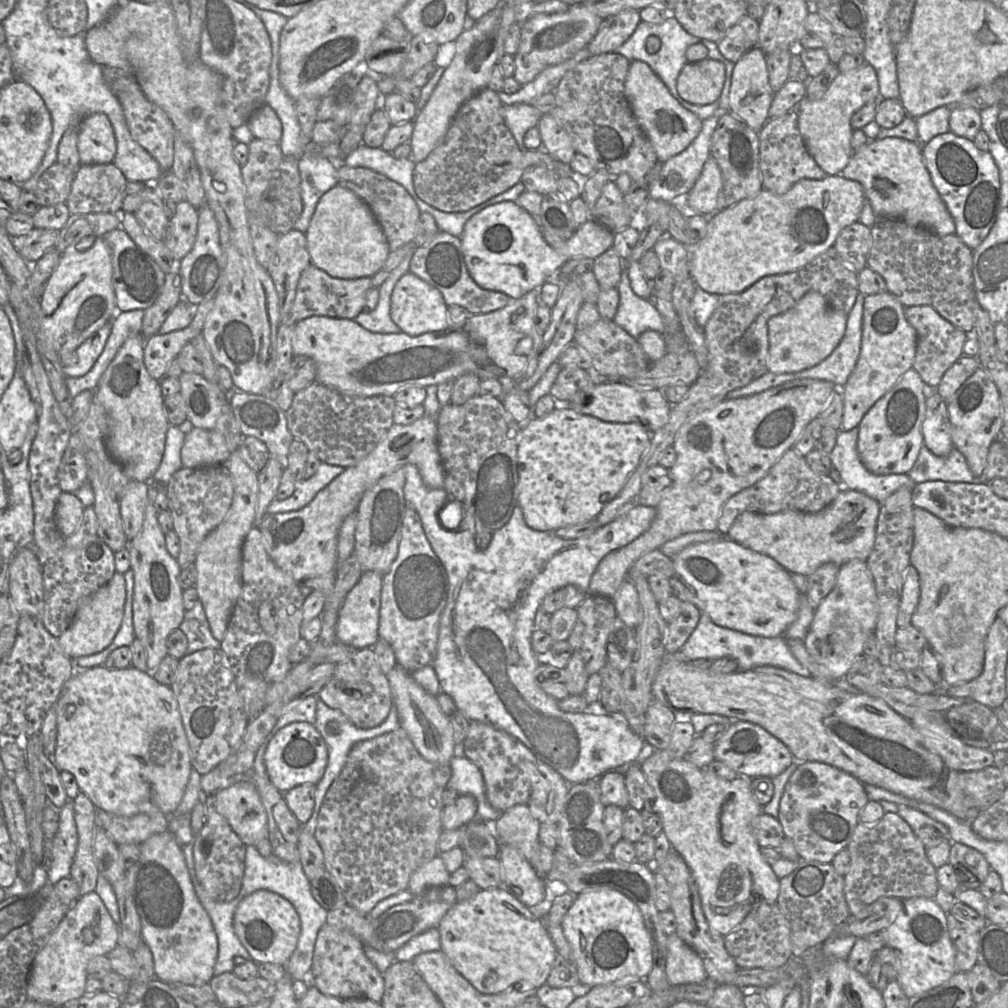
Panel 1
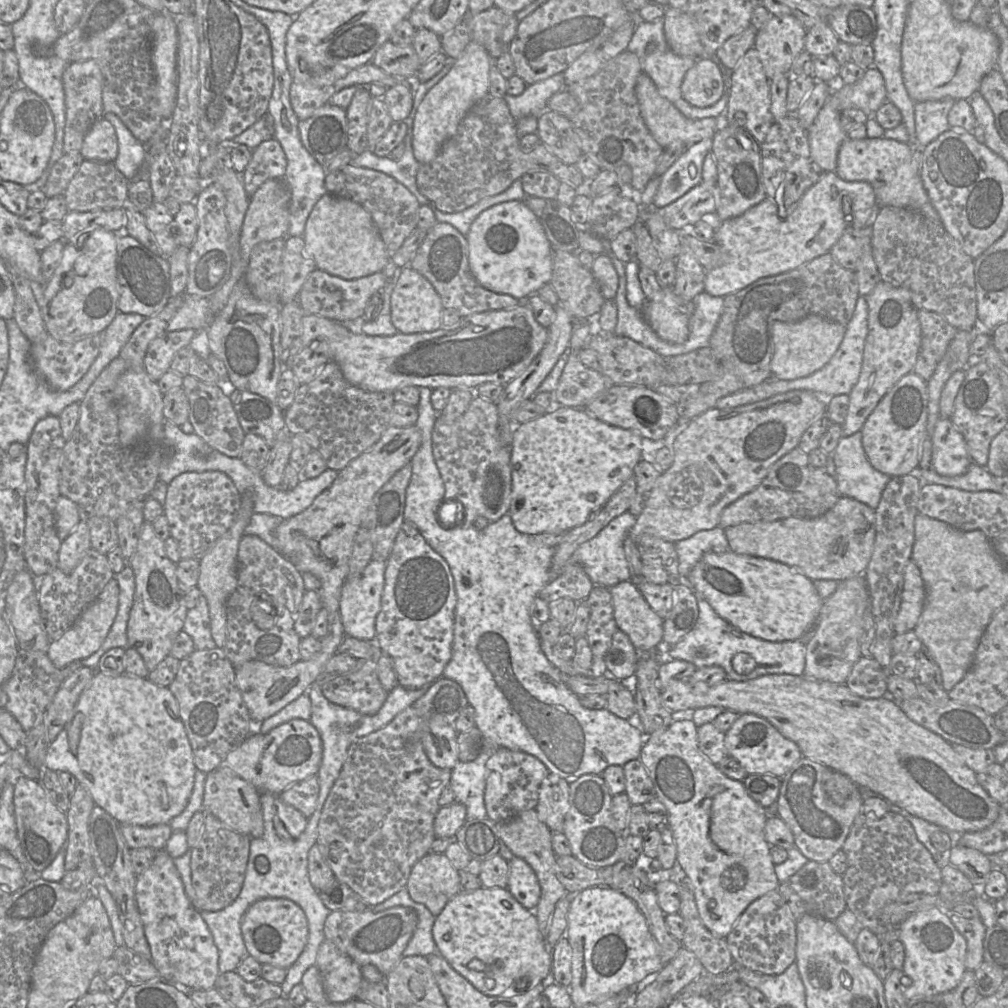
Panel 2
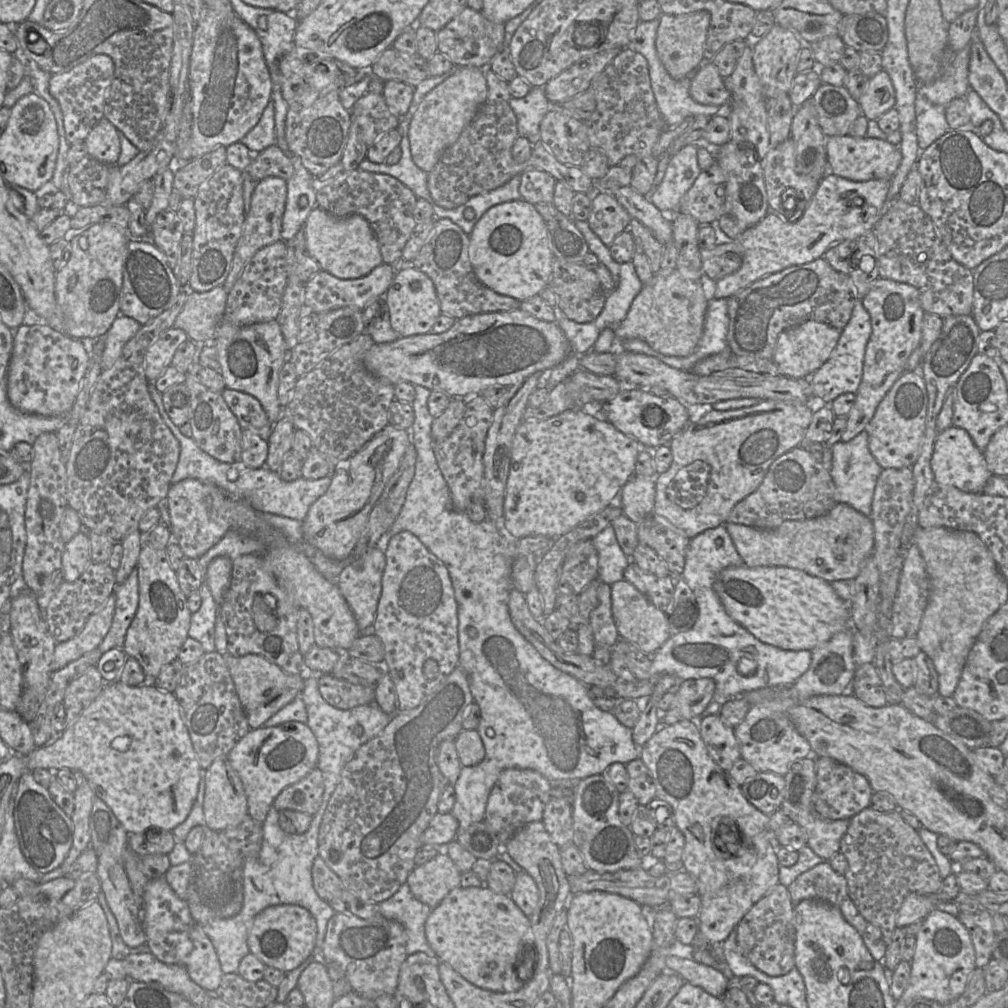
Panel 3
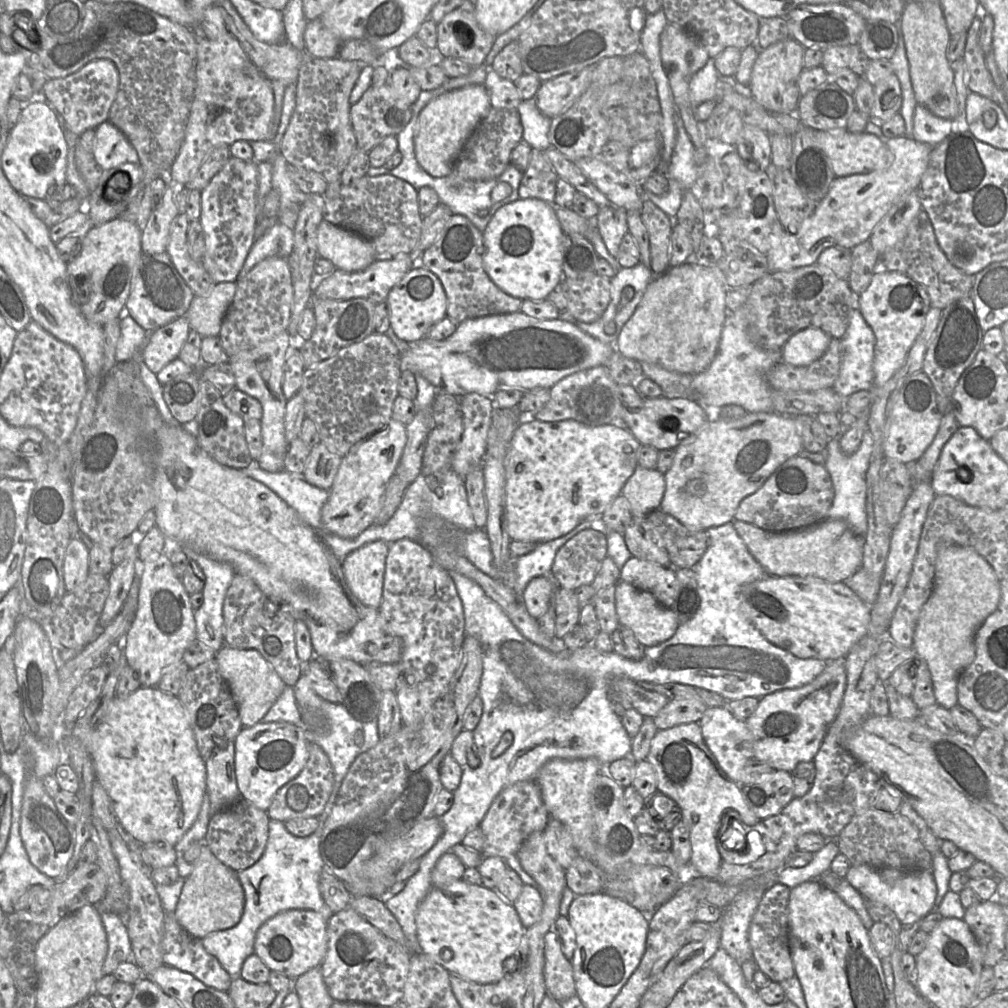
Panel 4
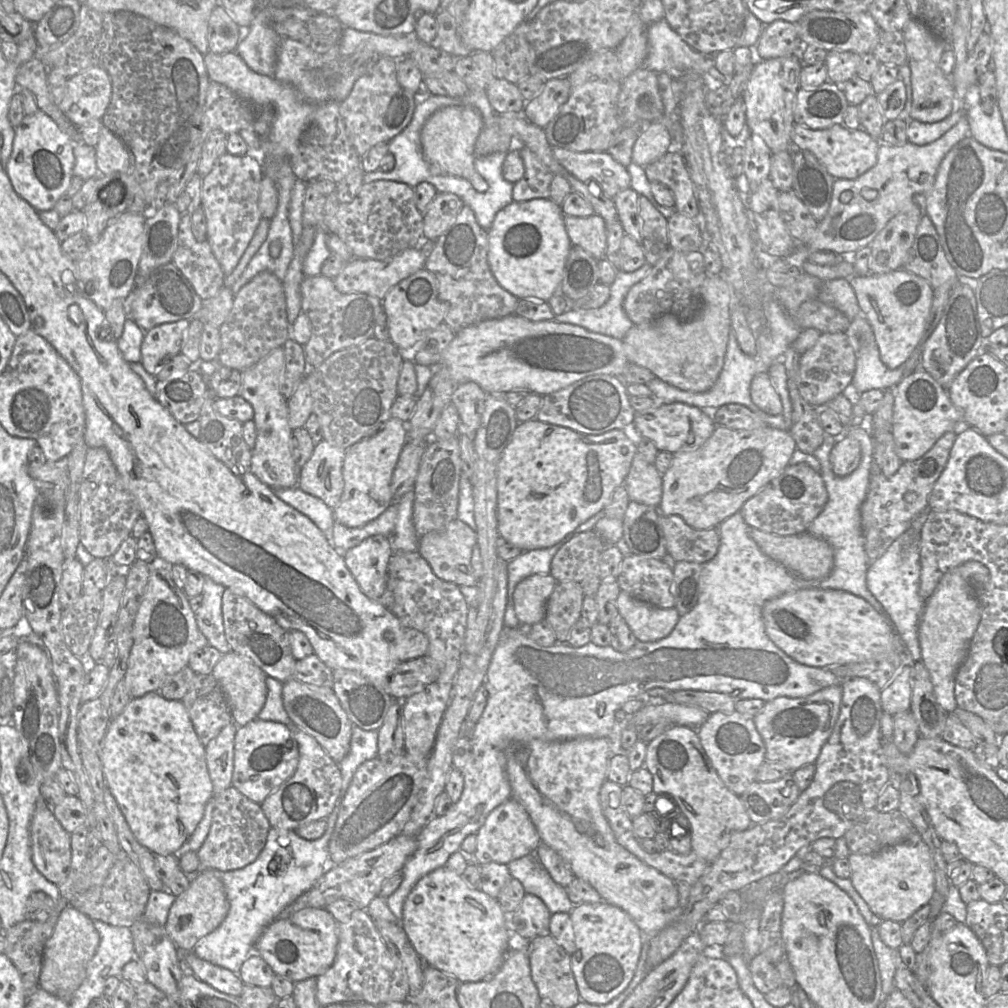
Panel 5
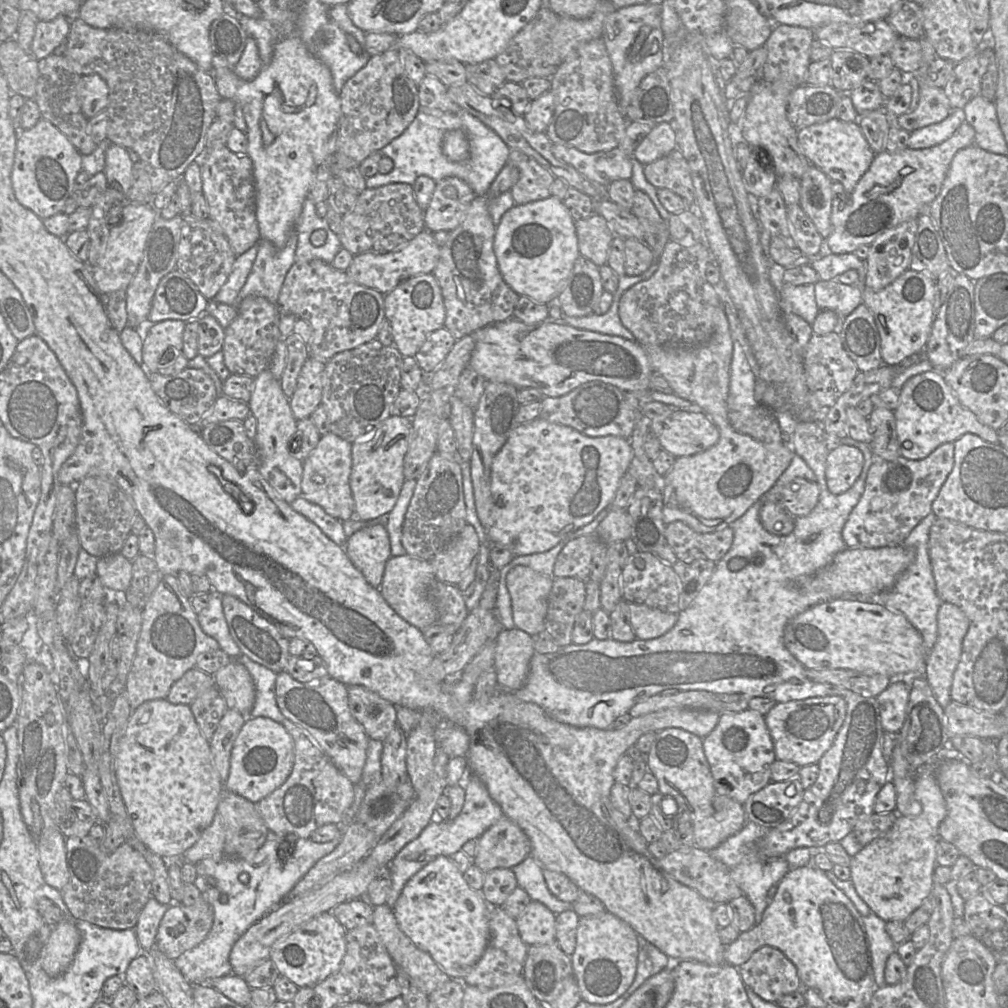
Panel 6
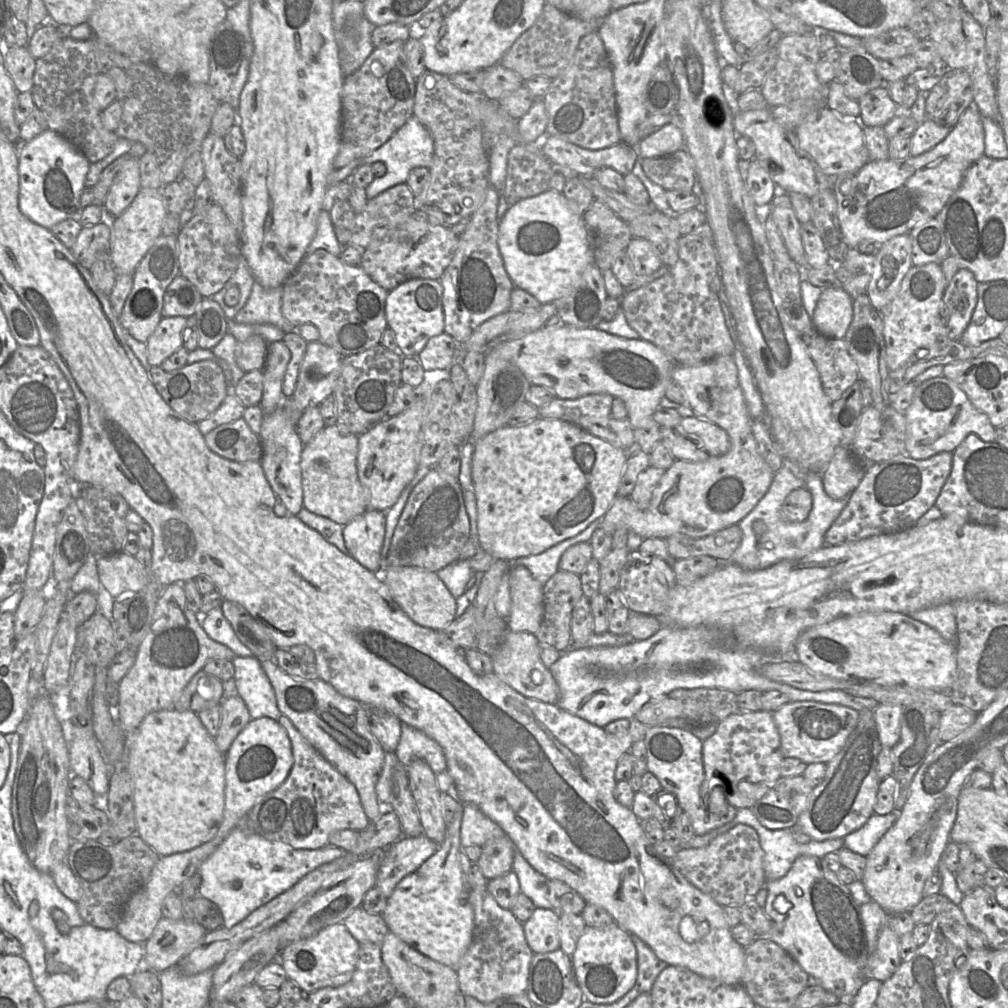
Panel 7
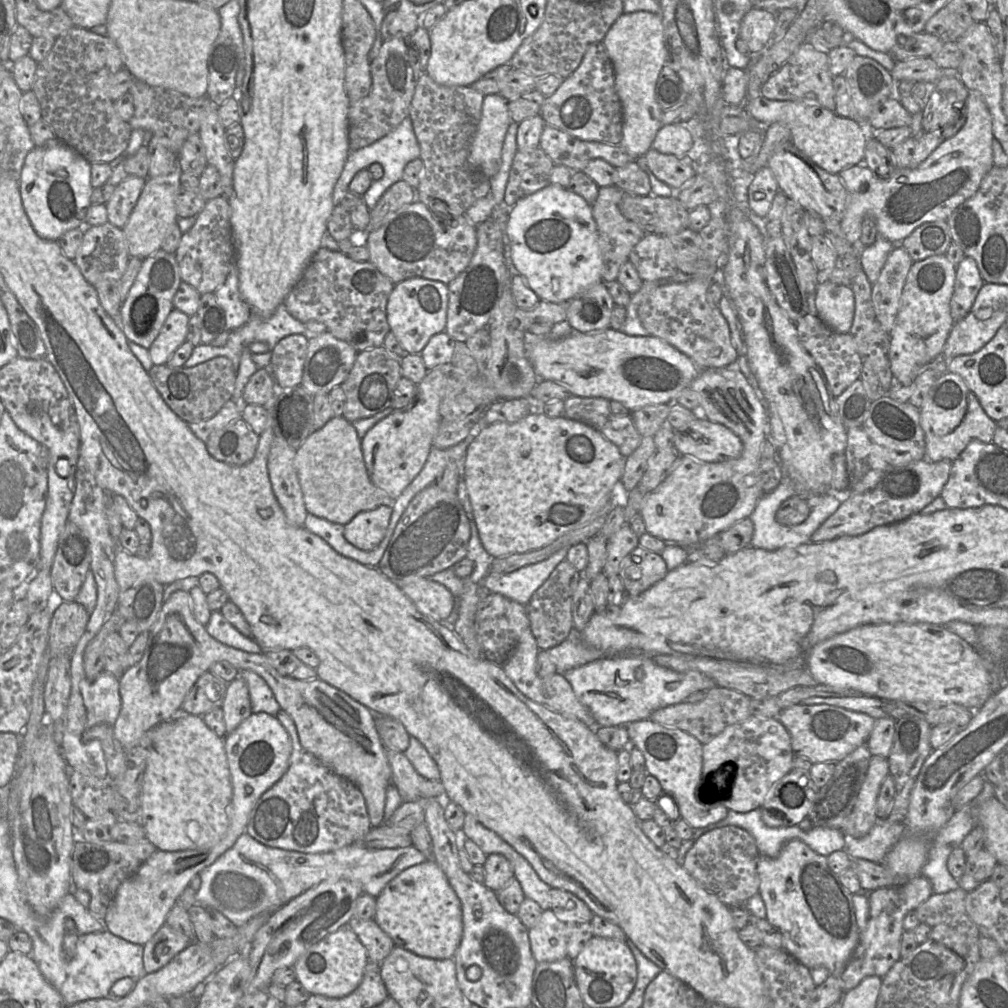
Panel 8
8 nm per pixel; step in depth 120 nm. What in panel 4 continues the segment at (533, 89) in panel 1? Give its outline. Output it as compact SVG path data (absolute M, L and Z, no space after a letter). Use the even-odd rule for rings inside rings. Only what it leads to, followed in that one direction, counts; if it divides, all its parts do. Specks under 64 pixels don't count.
M535 97L521 101L516 110L523 126L522 140L528 143L532 149L545 152L551 147L549 142L551 119L539 111Z

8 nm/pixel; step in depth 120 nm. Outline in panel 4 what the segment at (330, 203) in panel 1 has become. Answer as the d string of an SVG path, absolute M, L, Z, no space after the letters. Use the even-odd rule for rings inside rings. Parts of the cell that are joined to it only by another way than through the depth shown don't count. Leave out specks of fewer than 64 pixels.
M326 220L317 229L317 252L346 272L363 271L376 261L374 248L367 240Z

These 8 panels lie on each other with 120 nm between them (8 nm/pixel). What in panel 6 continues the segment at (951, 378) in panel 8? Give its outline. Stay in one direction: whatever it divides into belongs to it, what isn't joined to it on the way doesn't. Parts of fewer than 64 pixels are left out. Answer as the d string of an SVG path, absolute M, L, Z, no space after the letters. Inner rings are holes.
M935 370L908 379L900 389L899 405L893 412L900 455L908 460L924 459L940 445L954 443L966 433L975 434L993 444L999 443L997 432L982 424L970 410L963 407L945 382L943 374Z

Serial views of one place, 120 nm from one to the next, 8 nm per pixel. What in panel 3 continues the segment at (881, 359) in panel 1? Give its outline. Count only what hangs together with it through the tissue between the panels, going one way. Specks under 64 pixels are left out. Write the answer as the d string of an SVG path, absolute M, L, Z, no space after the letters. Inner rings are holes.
M878 278L861 301L870 315L872 333L866 346L862 380L856 392L854 406L847 415L842 442L851 441L867 429L880 402L906 371L906 363L913 351L920 346L922 338L925 311L921 305L920 292L914 286Z

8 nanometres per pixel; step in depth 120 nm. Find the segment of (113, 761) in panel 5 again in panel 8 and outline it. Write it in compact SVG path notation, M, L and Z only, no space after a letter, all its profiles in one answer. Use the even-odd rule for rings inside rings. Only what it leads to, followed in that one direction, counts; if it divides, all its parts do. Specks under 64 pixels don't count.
M181 709L171 719L161 722L153 729L154 740L146 764L141 795L140 823L146 838L162 851L184 851L215 845L227 832L232 798L231 773L224 738L216 735L205 724L202 716Z

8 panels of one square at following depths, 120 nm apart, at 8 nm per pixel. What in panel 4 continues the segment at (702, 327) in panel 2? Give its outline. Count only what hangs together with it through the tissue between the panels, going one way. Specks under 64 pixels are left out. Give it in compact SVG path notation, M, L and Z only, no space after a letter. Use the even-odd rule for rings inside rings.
M746 305L728 312L715 358L710 366L699 374L670 372L655 364L639 362L643 376L655 382L667 398L695 400L696 403L723 407L729 404L742 406L748 413L774 412L772 391L767 373L782 362L781 351L764 350L749 337L750 308Z

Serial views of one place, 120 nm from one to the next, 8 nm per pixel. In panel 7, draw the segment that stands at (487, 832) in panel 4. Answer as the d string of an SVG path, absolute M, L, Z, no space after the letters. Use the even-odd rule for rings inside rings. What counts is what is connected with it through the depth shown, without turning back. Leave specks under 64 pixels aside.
M505 835L489 840L481 847L481 856L478 864L487 880L494 879L512 870L515 845Z

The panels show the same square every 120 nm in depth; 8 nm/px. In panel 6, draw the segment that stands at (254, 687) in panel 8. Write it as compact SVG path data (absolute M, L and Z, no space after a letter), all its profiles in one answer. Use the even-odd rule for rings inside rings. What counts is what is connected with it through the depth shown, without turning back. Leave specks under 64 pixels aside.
M243 654L236 660L247 668L255 686L255 702L250 717L268 717L283 724L285 716L277 705L275 694L277 673Z

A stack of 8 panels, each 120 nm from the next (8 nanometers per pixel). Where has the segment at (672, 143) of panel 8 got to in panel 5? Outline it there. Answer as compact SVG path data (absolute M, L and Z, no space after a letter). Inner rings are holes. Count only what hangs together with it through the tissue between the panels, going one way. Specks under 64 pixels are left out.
M652 122L640 131L633 146L632 162L645 167L670 151L671 134L663 122Z

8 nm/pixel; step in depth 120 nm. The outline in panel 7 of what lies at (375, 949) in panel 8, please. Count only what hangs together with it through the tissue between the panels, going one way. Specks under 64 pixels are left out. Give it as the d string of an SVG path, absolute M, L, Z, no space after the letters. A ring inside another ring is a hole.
M362 907L355 909L342 923L360 944L374 943L382 946L389 932L382 915L370 914Z

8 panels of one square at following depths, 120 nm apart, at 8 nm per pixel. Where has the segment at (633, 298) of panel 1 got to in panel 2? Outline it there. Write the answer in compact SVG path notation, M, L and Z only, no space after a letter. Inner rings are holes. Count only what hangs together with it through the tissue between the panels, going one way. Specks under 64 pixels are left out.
M608 243L606 253L616 269L619 284L614 299L617 304L617 324L614 334L631 338L633 341L648 347L664 358L686 354L693 351L694 345L689 342L681 344L669 343L662 340L644 319L641 310L629 305L626 298L626 273L625 265L609 249Z

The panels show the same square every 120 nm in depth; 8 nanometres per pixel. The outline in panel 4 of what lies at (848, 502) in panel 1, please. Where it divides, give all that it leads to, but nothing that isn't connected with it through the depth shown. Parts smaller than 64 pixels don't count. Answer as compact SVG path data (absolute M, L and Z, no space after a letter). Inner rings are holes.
M826 519L788 532L770 532L743 521L732 522L751 555L768 575L816 577L831 583L844 583L862 567L864 538L857 536L843 520Z

